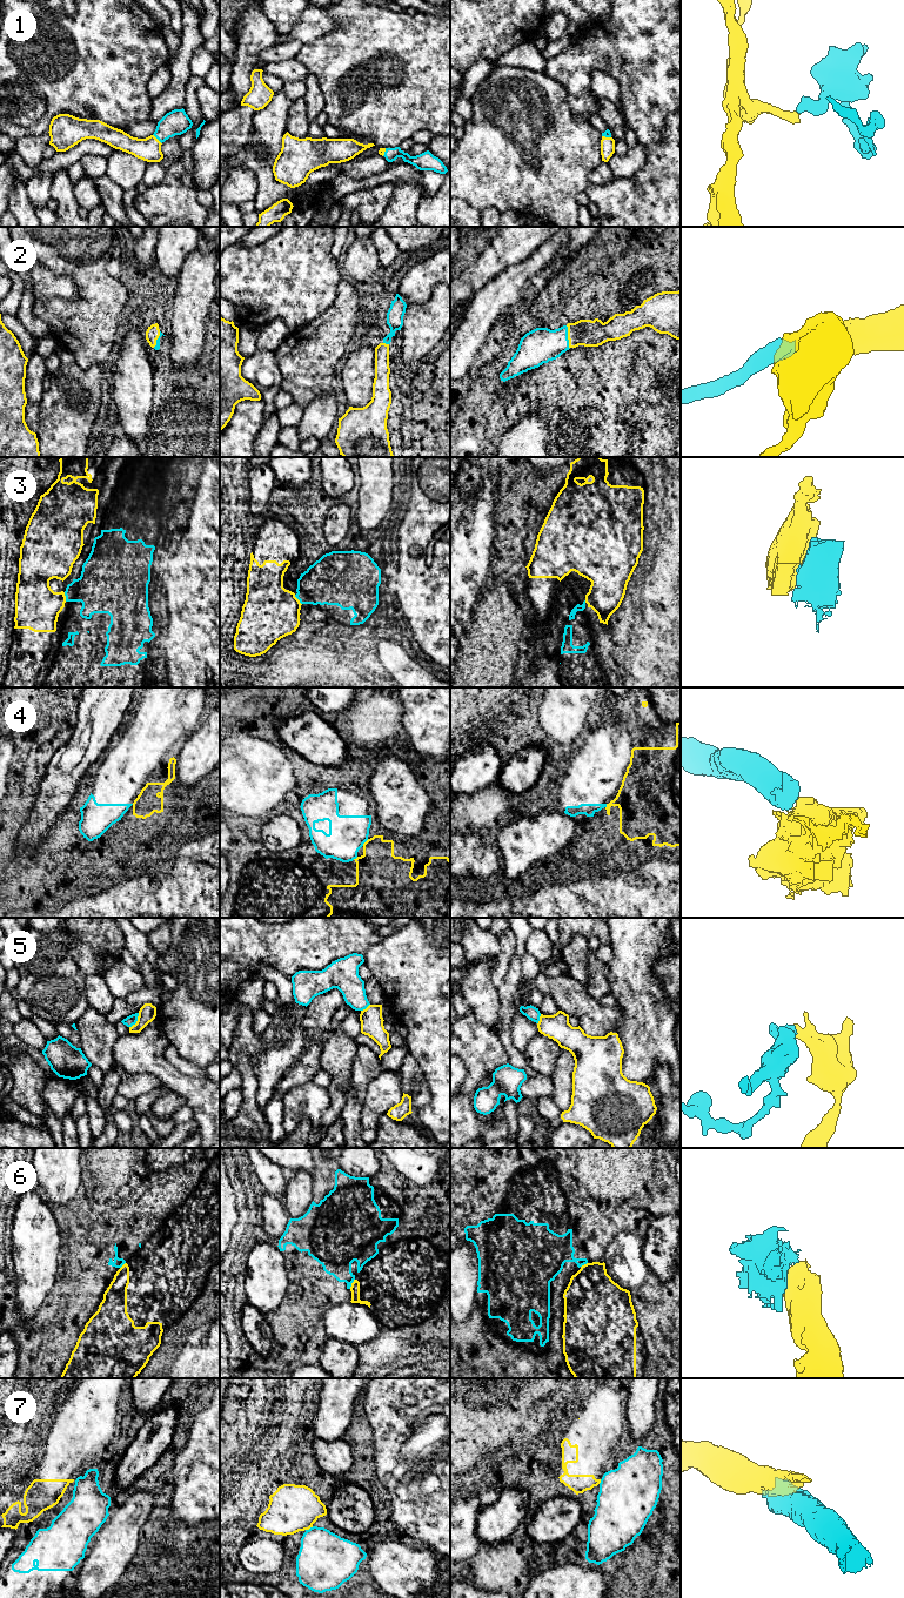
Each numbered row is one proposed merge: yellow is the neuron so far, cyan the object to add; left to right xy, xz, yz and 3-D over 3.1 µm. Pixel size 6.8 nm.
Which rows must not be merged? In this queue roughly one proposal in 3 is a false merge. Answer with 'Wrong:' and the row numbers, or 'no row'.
Wrong: 3, 4, 5, 6, 7

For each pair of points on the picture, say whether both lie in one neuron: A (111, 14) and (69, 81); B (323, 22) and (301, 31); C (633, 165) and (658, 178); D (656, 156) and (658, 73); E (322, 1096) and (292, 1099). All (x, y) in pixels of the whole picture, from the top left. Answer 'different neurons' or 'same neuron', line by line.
A: same neuron
B: same neuron
C: different neurons
D: different neurons
E: same neuron

